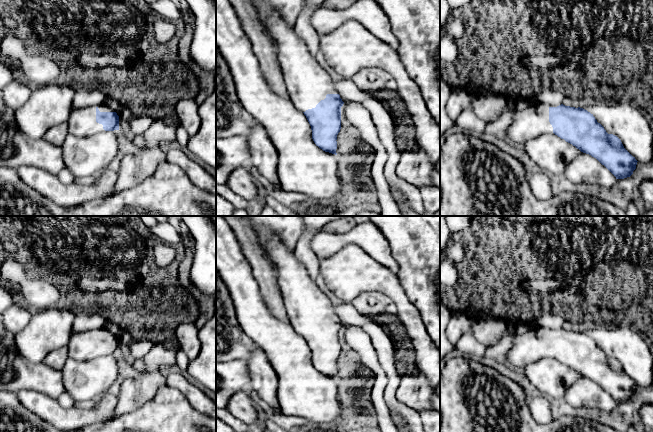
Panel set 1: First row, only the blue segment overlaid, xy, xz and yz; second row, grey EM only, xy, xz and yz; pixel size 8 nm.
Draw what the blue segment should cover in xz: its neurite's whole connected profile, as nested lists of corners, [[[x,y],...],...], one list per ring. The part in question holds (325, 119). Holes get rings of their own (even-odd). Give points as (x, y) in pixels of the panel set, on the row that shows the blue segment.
[[[278,12],[269,14],[266,30],[277,47],[289,99],[306,116],[316,146],[337,155],[336,140],[344,102],[335,82]]]

